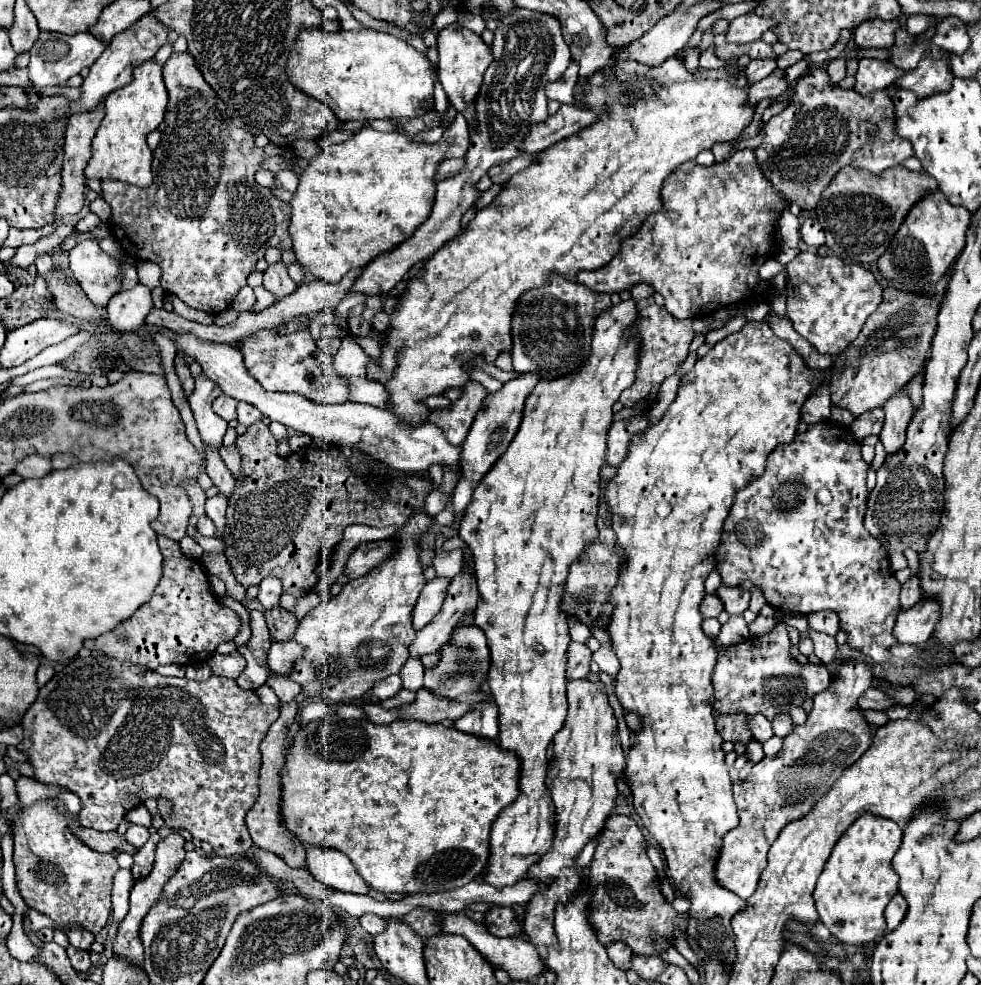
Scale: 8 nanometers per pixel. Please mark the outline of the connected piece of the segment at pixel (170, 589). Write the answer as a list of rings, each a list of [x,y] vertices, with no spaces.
[[[160,535],[158,545],[164,555],[164,569],[162,569],[162,579],[160,579],[152,599],[148,603],[144,603],[130,619],[116,625],[114,631],[108,631],[96,639],[86,639],[84,641],[86,649],[100,651],[106,657],[114,657],[118,661],[132,661],[134,665],[138,665],[142,669],[156,669],[158,665],[182,665],[184,667],[184,665],[192,665],[196,661],[208,659],[220,643],[232,641],[238,635],[242,621],[236,611],[228,609],[212,595],[208,575],[206,575],[202,563],[196,559],[184,557],[178,543],[172,539],[166,539]]]

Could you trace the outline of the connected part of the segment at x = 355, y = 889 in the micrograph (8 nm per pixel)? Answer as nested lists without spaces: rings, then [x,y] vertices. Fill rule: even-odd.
[[[308,845],[306,851],[308,851],[306,853],[308,871],[324,885],[356,895],[366,895],[370,891],[366,881],[354,869],[352,861],[338,849]]]

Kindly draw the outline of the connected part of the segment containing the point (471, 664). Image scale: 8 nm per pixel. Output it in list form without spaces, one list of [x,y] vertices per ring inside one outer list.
[[[476,625],[460,629],[454,637],[452,645],[444,645],[442,649],[442,659],[440,663],[424,673],[424,687],[430,689],[432,693],[440,695],[440,697],[458,697],[460,693],[474,693],[478,689],[488,689],[486,685],[486,673],[490,667],[490,651],[486,645],[486,637],[482,633],[482,629],[478,629]]]

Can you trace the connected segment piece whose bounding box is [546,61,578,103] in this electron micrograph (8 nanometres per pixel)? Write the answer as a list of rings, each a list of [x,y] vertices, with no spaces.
[[[576,61],[570,63],[570,67],[564,71],[562,79],[546,85],[546,97],[548,99],[556,99],[560,103],[572,103],[574,99],[574,81],[578,81],[578,65]]]

